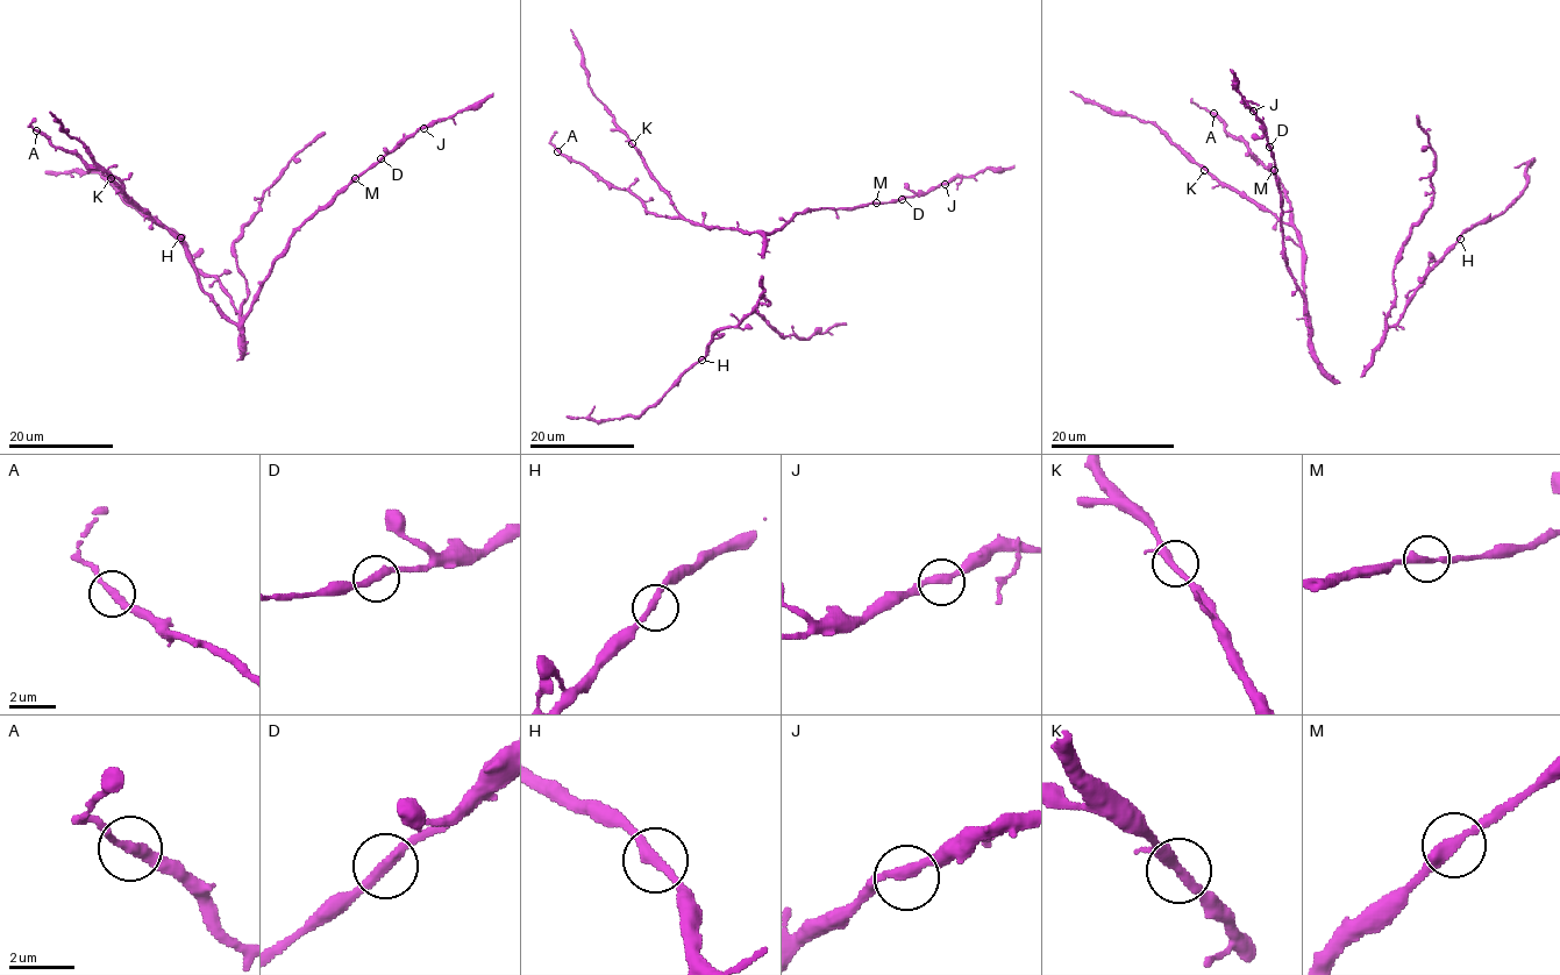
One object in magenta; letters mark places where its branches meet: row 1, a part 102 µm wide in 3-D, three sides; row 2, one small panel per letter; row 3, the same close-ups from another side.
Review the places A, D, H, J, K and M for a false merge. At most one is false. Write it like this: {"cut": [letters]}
{"cut": []}

